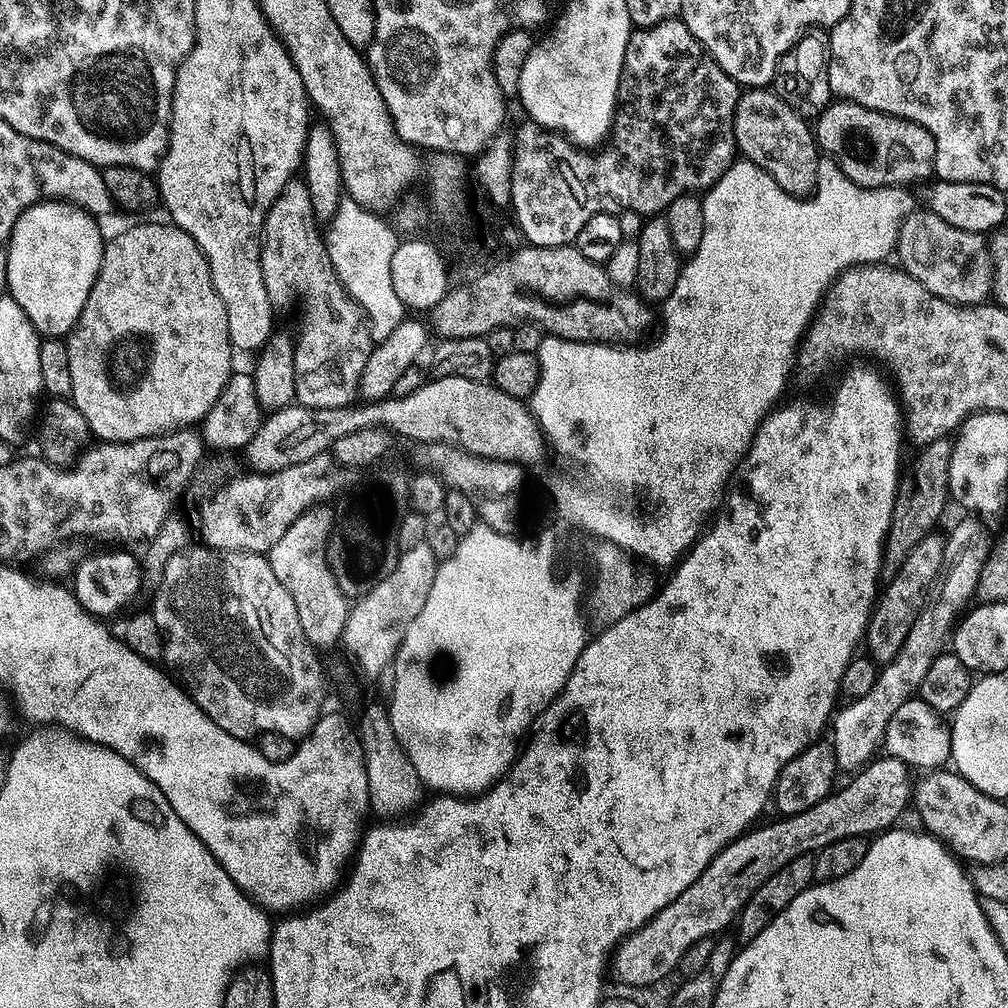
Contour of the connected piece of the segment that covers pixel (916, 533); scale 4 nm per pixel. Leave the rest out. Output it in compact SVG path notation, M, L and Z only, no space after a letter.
M945 438L935 440L923 445L916 456L916 469L912 476L916 479L916 489L912 492L909 500L897 498L892 511L892 525L888 531L888 541L884 544L884 567L885 573L896 572L902 562L906 562L906 554L922 542L931 532L937 531L936 523L944 512L944 507L950 504L950 493L948 491L948 479L950 478L950 458L952 457L953 441Z

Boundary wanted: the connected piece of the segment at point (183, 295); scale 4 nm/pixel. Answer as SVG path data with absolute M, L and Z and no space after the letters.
M171 222L136 224L105 243L98 278L66 343L70 350L70 399L86 418L89 433L100 442L141 440L199 425L234 371L226 306L214 290L208 259L189 232Z

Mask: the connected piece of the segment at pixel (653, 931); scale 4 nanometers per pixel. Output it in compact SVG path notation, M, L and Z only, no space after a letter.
M891 758L873 759L864 765L851 777L852 780L845 788L837 787L835 791L829 794L822 802L810 806L802 814L776 818L773 824L768 824L765 828L761 826L753 827L751 830L732 840L727 846L717 854L702 870L702 874L670 906L663 908L654 918L650 918L646 924L632 932L624 939L610 962L611 971L616 971L616 976L624 984L629 984L632 988L648 988L651 984L656 984L659 980L667 978L671 972L675 973L680 966L682 954L694 946L694 942L706 940L715 937L715 932L720 932L723 928L733 927L734 921L739 917L740 912L746 906L746 902L786 862L790 862L796 856L807 856L815 854L820 849L830 846L830 842L838 842L842 838L850 836L871 837L873 834L879 834L885 830L891 829L897 823L896 820L904 812L904 807L909 807L910 801L914 796L914 776L908 765L903 764L901 760Z

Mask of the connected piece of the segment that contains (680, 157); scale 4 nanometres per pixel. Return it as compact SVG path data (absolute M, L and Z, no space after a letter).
M673 18L670 20L664 20L663 23L656 24L653 28L643 28L641 30L633 31L629 38L628 45L626 46L624 65L621 70L621 80L618 82L615 123L611 128L611 130L618 130L618 148L620 148L620 152L622 152L622 154L616 154L616 160L614 160L614 158L606 158L606 160L604 160L599 155L595 157L595 160L597 160L598 163L600 163L600 166L602 166L602 168L600 168L600 178L616 178L612 176L621 176L621 178L624 179L624 188L622 184L622 191L620 192L623 205L629 213L637 212L637 214L640 215L640 218L647 218L663 213L670 206L670 202L674 202L674 198L678 198L679 196L703 193L705 190L711 188L712 185L716 184L718 182L718 178L722 178L722 174L726 174L726 170L737 159L738 153L736 151L736 140L732 137L732 110L736 107L737 99L738 85L736 81L731 80L730 77L727 76L727 74L725 74L725 72L723 72L723 70L721 70L719 66L717 66L717 64L710 59L708 53L701 48L700 43L692 37L690 30L686 25L684 25L683 20Z

